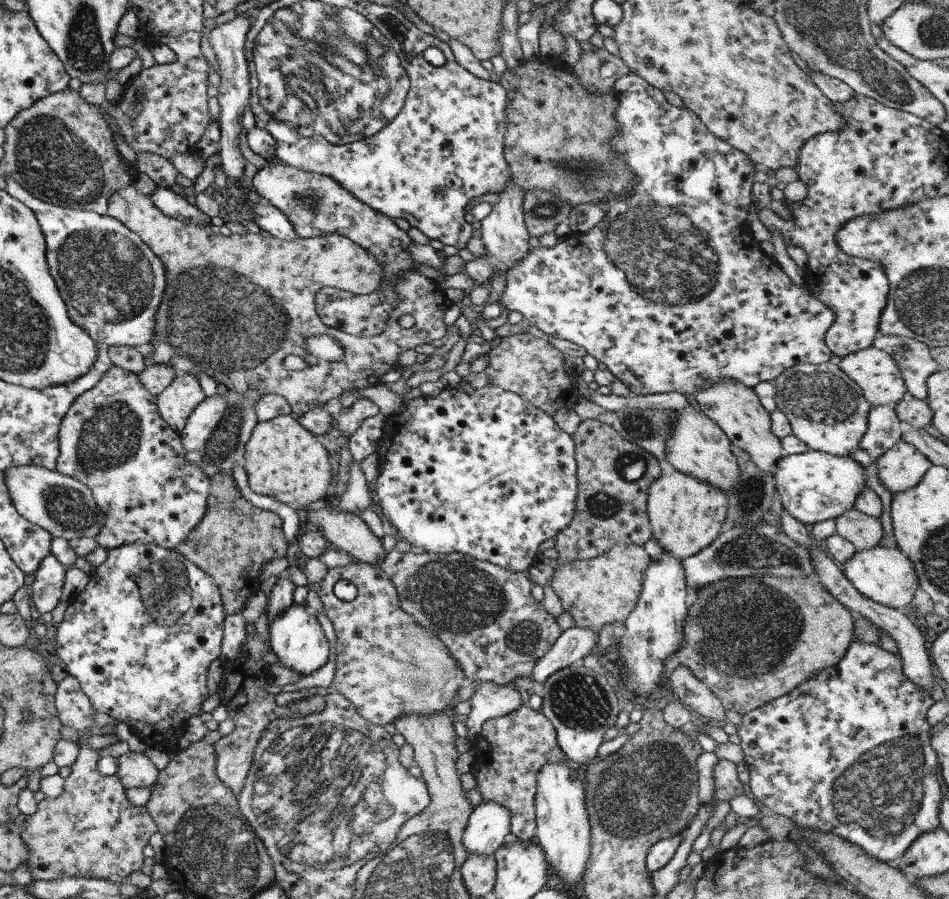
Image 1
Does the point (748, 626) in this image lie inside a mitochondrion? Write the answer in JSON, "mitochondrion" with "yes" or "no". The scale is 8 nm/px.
{"mitochondrion":"yes"}

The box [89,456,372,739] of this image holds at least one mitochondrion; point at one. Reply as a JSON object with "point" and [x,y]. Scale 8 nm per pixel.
{"point":[165,587]}

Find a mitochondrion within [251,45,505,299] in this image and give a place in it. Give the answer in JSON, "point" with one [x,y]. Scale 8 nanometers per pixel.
{"point":[309,198]}

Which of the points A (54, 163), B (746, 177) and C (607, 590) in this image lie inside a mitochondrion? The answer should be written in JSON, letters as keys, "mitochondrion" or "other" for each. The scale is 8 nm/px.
{"A":"mitochondrion","B":"other","C":"other"}

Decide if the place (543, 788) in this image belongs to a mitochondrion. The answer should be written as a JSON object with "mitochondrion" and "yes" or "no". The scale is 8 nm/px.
{"mitochondrion":"no"}

